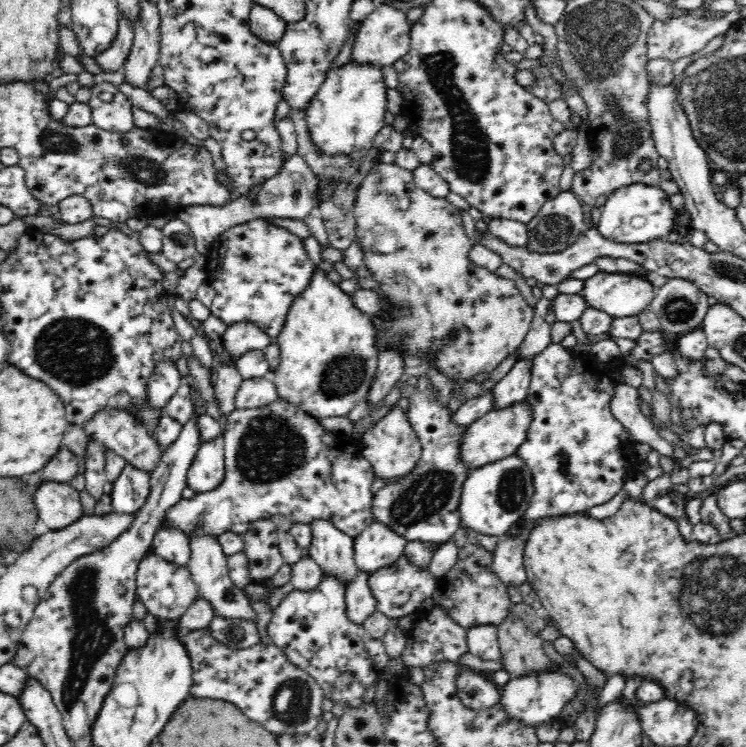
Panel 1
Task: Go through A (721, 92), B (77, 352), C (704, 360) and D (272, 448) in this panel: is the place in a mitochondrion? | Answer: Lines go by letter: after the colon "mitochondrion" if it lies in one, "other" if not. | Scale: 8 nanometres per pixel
A: mitochondrion
B: mitochondrion
C: other
D: mitochondrion

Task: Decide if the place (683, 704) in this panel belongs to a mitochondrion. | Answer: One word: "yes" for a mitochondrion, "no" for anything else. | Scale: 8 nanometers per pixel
no

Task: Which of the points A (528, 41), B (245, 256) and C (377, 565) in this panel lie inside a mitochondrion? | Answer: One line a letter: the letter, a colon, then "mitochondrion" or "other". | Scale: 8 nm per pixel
A: other
B: other
C: other

